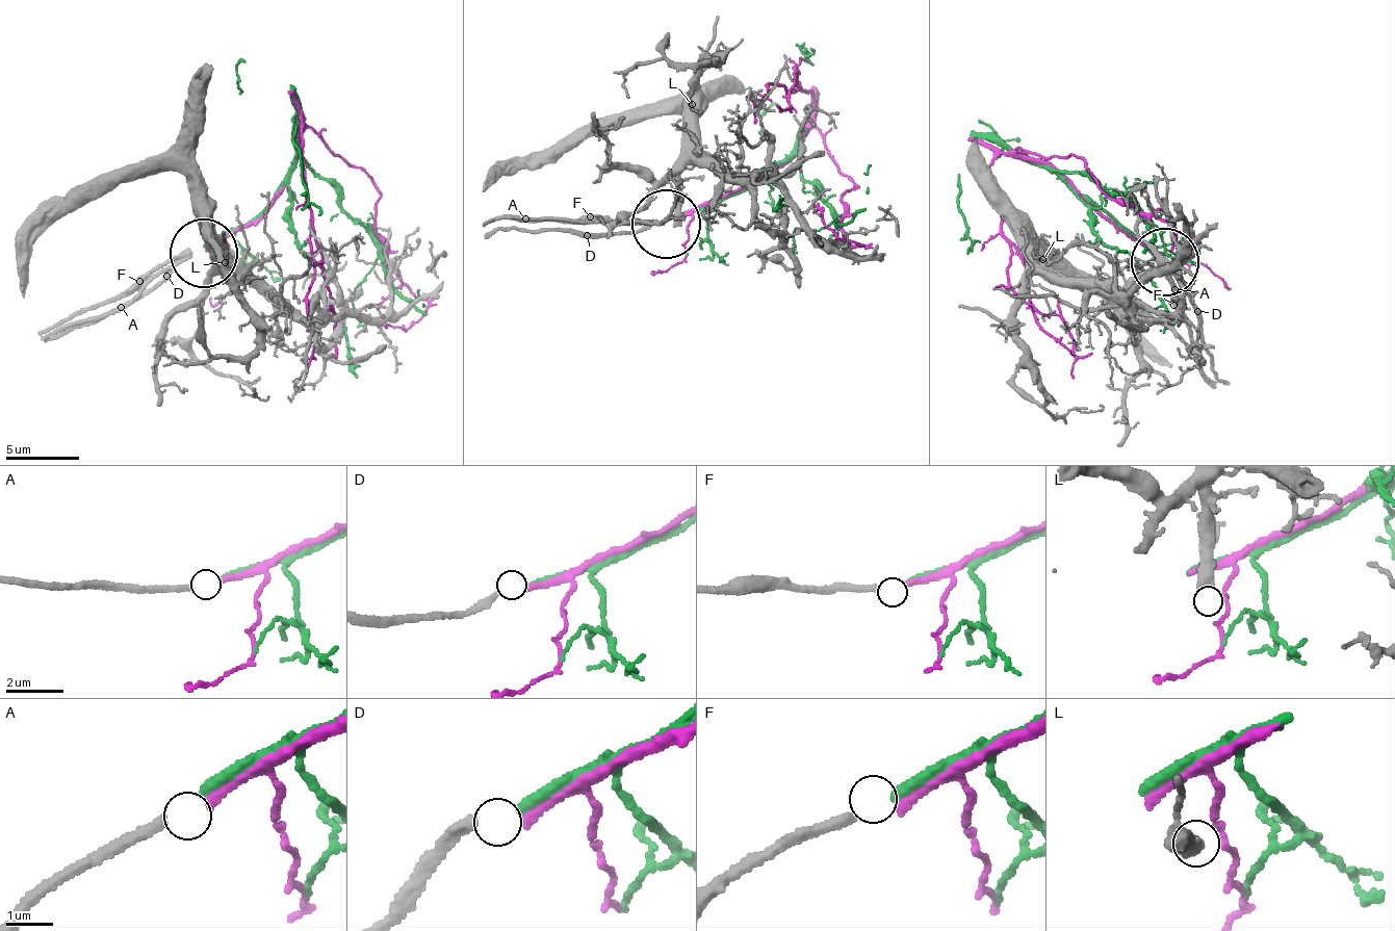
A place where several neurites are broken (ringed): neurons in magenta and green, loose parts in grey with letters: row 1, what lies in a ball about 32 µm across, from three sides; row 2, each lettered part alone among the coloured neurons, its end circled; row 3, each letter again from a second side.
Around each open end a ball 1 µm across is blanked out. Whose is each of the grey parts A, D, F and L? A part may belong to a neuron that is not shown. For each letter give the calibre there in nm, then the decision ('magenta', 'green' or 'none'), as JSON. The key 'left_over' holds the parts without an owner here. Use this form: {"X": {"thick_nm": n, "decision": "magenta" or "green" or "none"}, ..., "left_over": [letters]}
{"A": {"thick_nm": 200, "decision": "magenta"}, "D": {"thick_nm": 240, "decision": "none"}, "F": {"thick_nm": 220, "decision": "green"}, "L": {"thick_nm": 400, "decision": "none"}, "left_over": ["D", "L"]}

